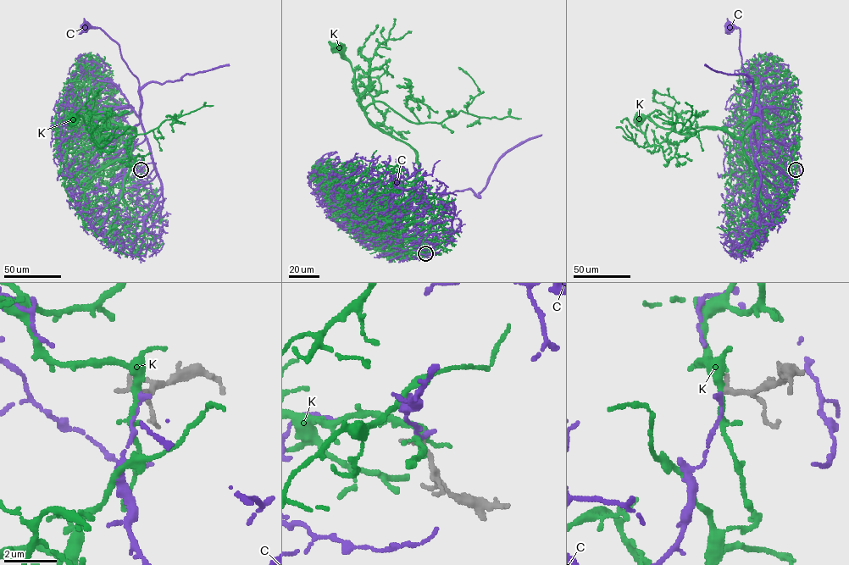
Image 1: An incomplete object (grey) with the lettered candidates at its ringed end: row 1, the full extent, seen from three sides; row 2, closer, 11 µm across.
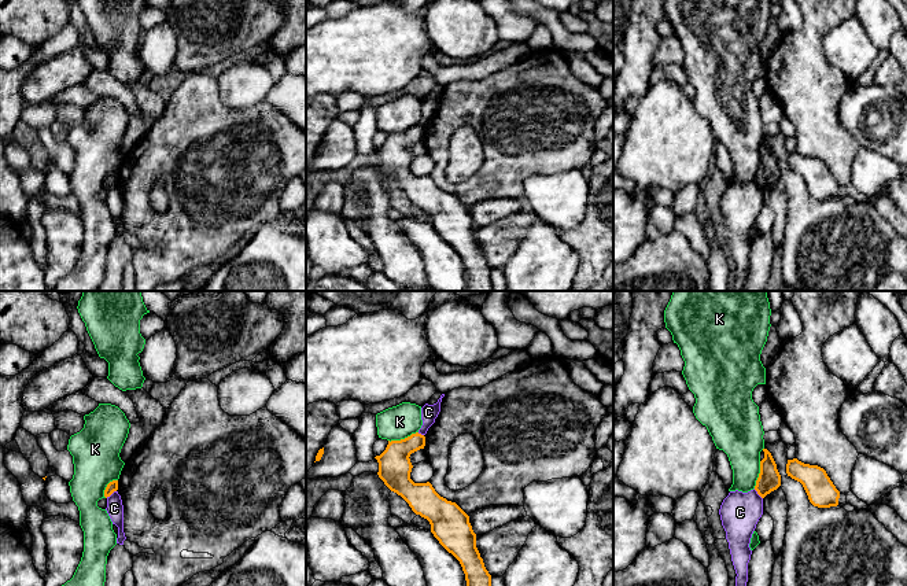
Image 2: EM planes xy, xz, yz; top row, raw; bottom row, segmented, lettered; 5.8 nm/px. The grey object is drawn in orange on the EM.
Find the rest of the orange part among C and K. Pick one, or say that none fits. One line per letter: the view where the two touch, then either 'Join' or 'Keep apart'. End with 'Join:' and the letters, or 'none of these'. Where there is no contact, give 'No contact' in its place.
C: Touches orange in xy. Keep apart
K: Touches orange in xz. Keep apart
Join: none of these

